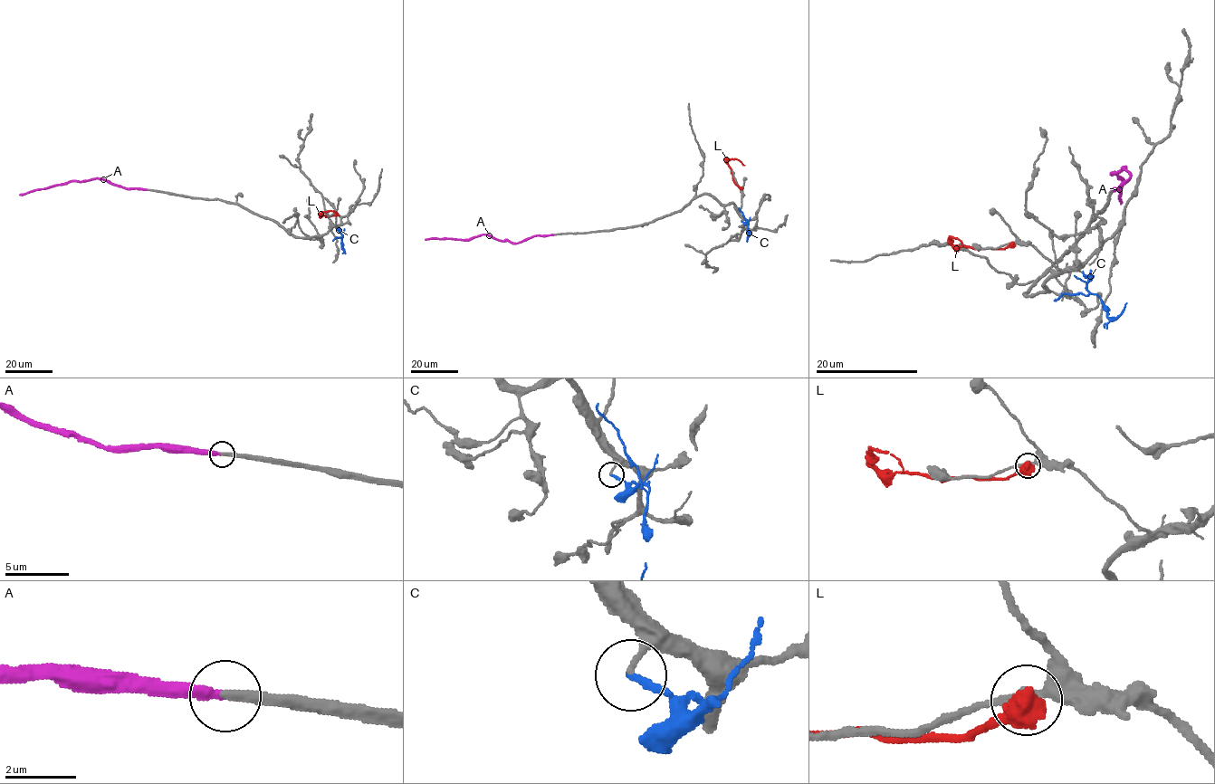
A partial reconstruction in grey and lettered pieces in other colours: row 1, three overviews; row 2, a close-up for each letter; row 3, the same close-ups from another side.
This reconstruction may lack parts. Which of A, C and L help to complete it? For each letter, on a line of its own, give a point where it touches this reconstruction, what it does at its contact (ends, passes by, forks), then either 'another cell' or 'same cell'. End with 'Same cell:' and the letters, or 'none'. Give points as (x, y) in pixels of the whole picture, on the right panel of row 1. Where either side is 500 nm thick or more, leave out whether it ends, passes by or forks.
A: (1111, 192) | it ends | same cell
C: (1083, 272) | it ends | another cell
L: (1012, 243) | another cell
Same cell: A

